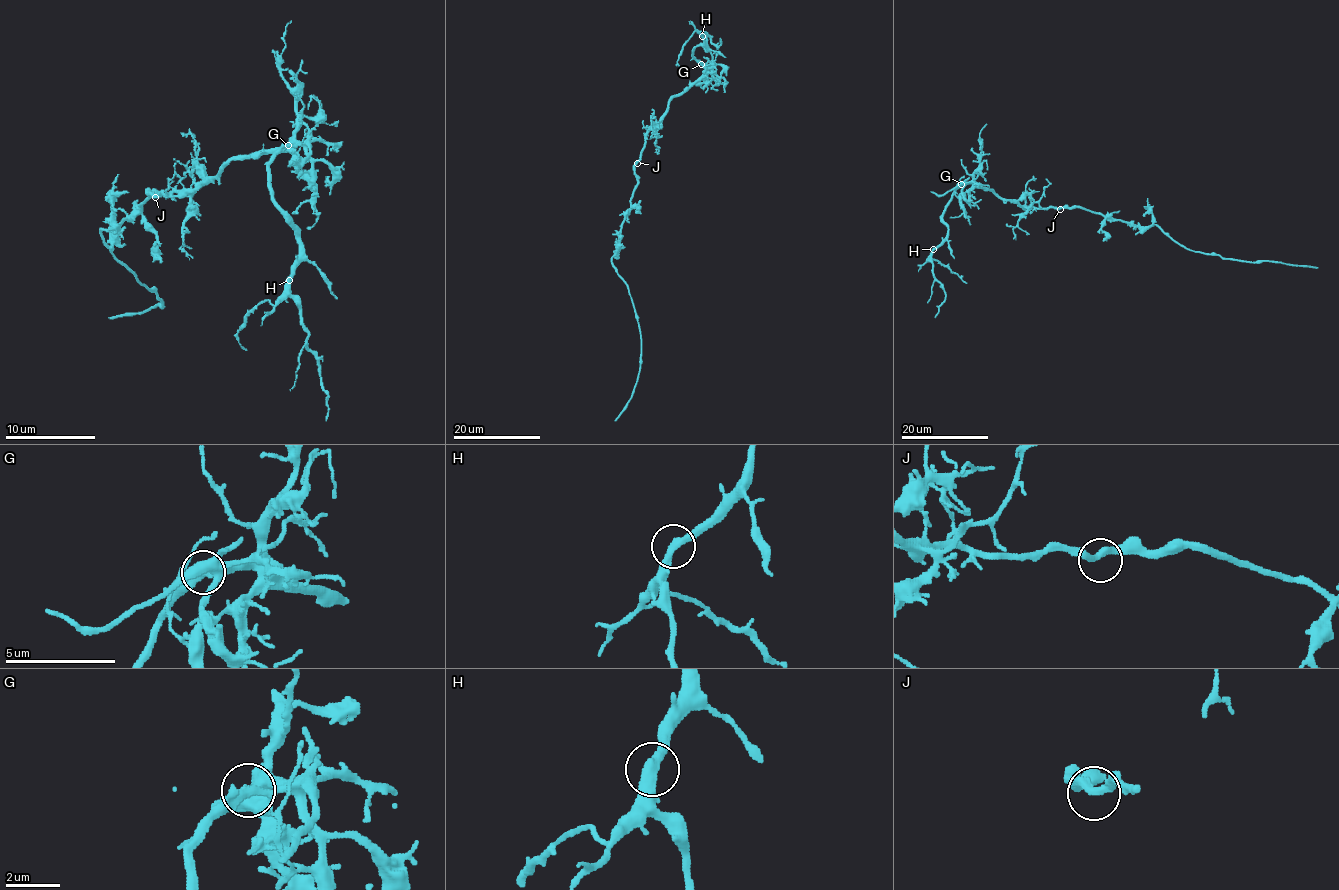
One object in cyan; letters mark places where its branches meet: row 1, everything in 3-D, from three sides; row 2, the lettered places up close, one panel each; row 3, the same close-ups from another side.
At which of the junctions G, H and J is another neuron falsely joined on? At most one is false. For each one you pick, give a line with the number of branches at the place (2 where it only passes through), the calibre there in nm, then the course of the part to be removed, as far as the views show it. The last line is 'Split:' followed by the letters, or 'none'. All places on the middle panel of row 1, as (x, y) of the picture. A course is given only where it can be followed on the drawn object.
G: 2 branches meet; 280 nm thick; foreign part runs (701, 64), (693, 55), (693, 50), (701, 46), (707, 51), (702, 34), (709, 35), (717, 48), (720, 38)
Split: G

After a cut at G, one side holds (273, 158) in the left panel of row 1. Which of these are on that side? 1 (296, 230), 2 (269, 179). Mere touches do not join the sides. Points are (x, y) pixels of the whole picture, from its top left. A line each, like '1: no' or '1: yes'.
1: yes
2: yes

